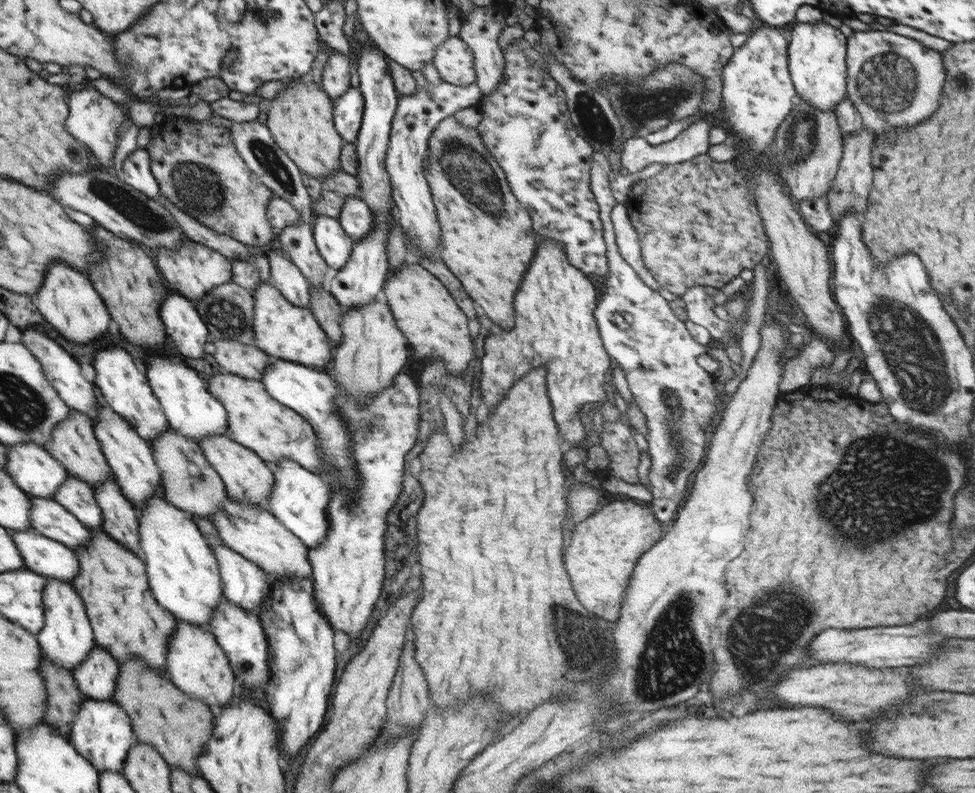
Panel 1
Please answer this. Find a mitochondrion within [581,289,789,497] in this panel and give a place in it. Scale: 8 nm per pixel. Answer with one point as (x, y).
(674, 420)

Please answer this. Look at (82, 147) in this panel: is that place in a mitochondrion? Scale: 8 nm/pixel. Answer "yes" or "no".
no

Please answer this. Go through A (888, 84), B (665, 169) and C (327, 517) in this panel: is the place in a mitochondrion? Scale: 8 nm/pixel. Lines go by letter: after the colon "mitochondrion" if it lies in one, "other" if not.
A: mitochondrion
B: other
C: other

